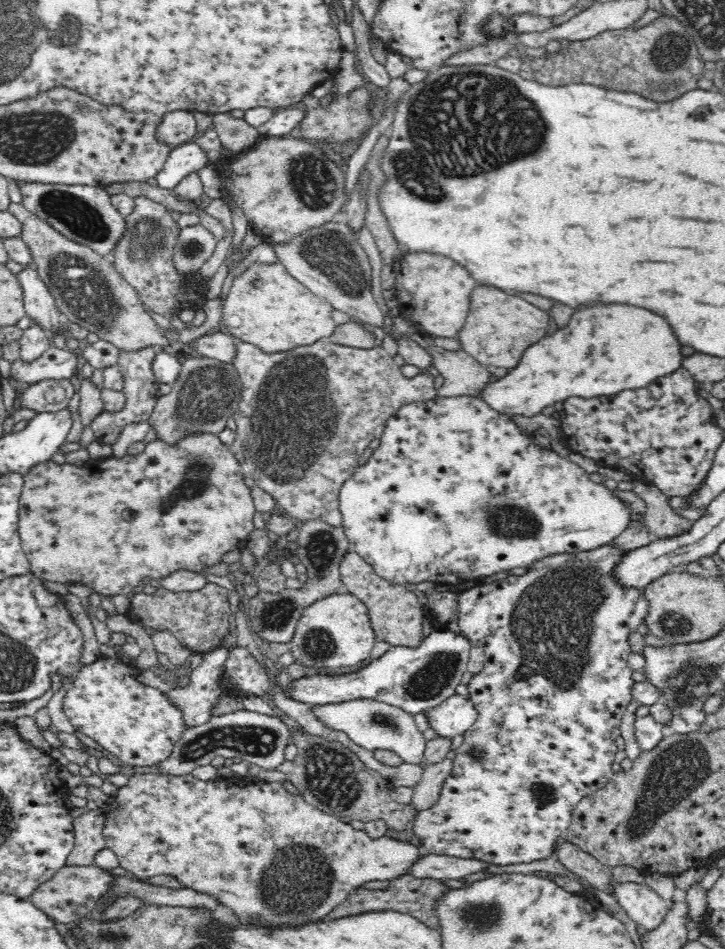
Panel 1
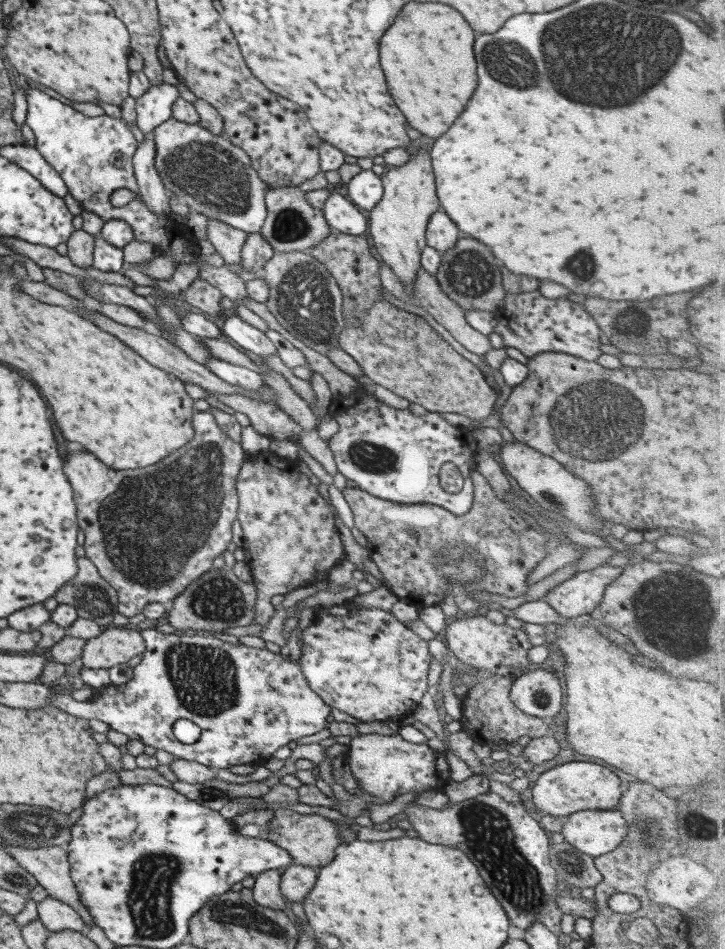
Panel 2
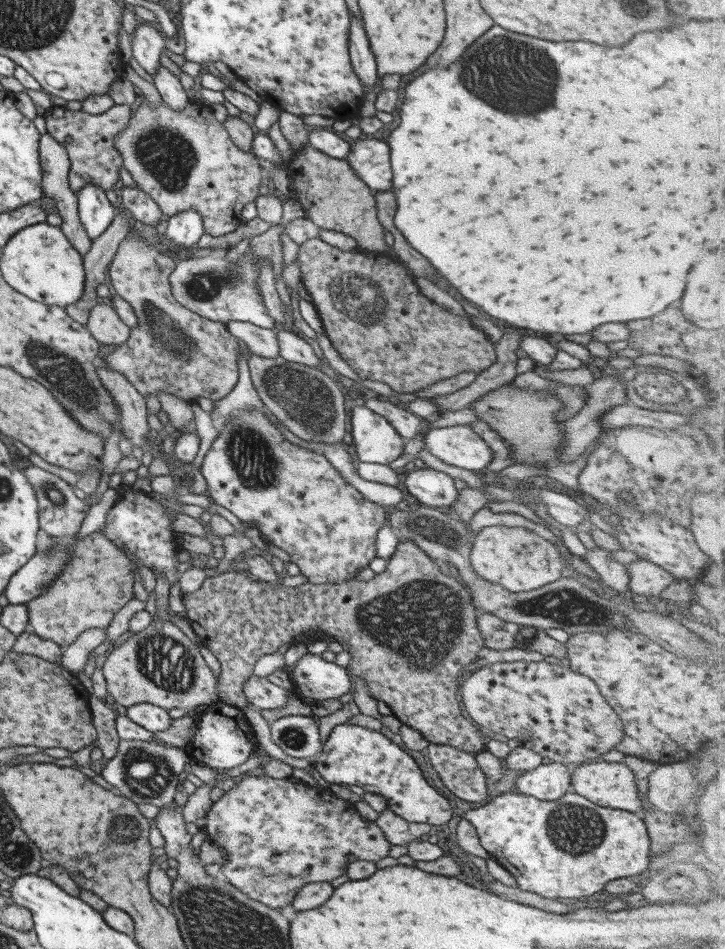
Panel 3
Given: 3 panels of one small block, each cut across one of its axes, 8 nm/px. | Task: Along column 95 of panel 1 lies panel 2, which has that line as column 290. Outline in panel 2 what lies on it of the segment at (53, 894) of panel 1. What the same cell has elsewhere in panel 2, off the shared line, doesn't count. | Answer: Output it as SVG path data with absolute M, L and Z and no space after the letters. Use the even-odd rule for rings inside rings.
M297 864L289 865L281 870L279 890L285 898L285 907L290 908L291 902L303 902L309 890L315 884L318 869Z

